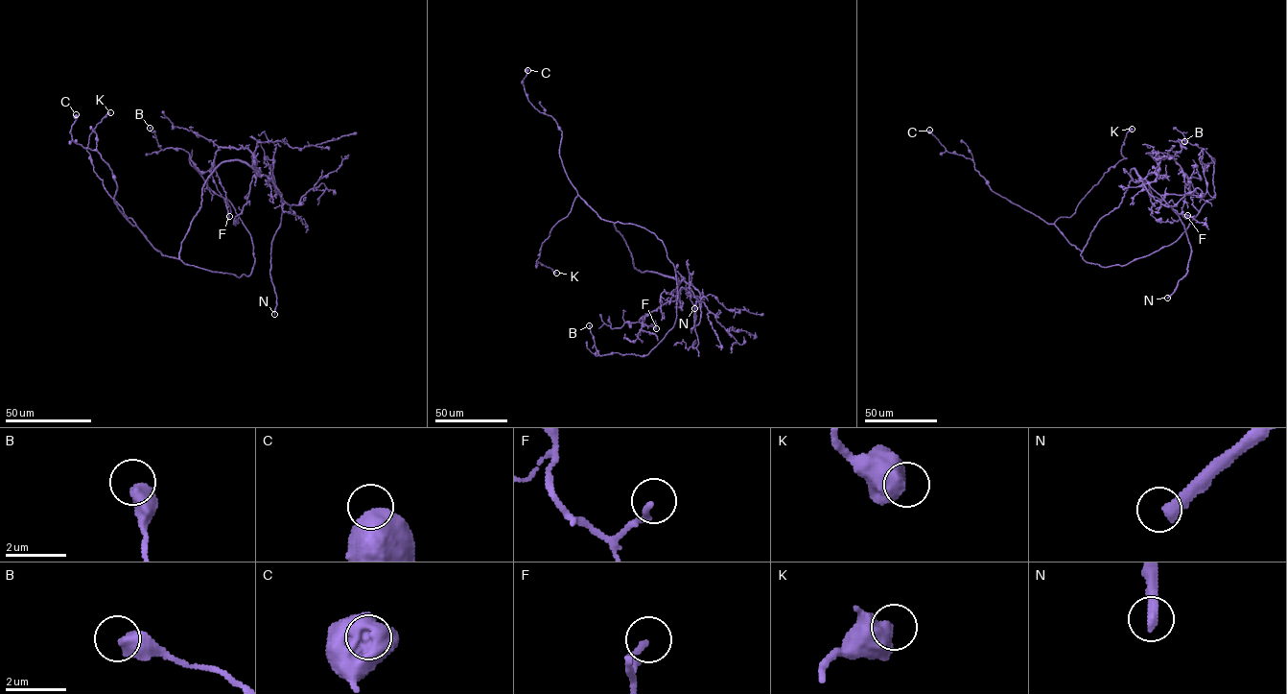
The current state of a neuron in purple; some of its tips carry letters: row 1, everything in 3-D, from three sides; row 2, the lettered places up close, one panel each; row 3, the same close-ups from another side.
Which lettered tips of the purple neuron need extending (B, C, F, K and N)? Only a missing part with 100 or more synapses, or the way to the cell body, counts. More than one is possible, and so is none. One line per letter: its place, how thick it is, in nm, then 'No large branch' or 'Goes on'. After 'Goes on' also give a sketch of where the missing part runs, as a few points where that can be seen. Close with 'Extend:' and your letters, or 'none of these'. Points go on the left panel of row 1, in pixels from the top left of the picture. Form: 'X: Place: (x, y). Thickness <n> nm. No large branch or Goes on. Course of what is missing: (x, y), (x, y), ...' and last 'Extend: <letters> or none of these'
B: Place: (150, 128). Thickness 550 nm. No large branch
C: Place: (76, 114). Thickness 700 nm. No large branch
F: Place: (229, 216). Thickness 200 nm. No large branch
K: Place: (110, 112). Thickness 480 nm. No large branch
N: Place: (274, 314). Thickness 400 nm. Goes on
Extend: N

